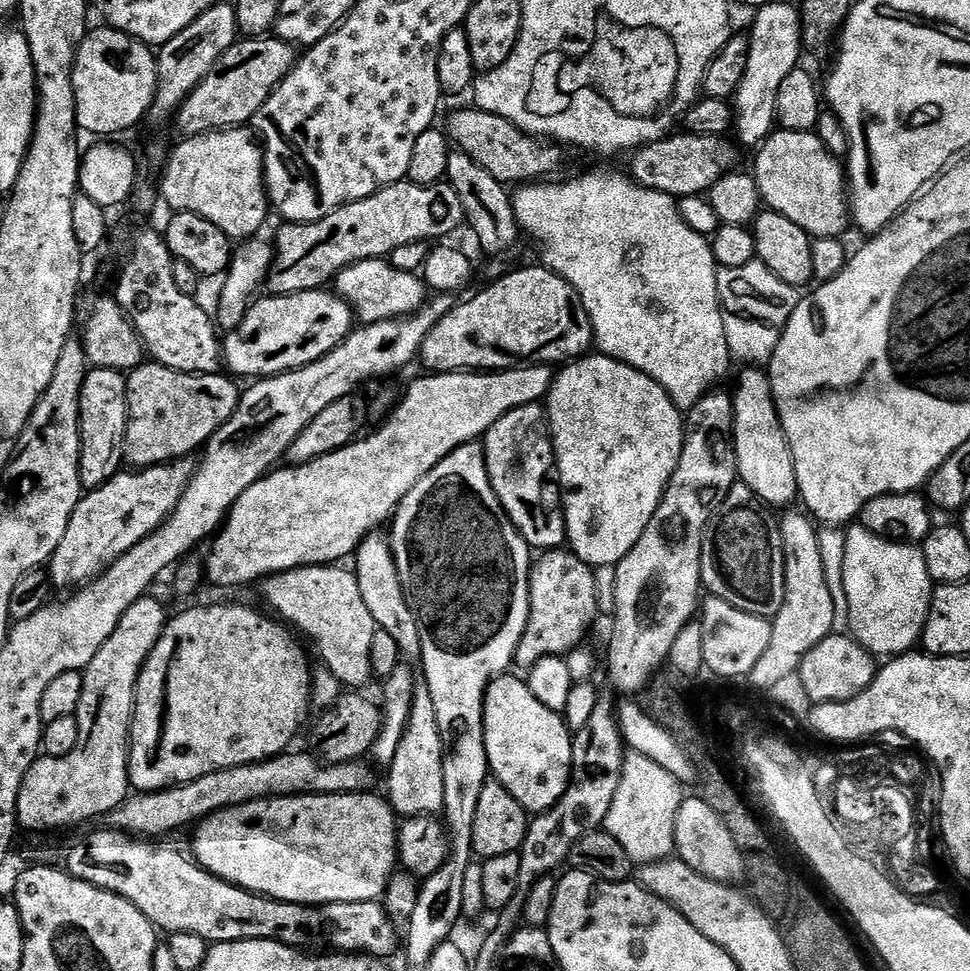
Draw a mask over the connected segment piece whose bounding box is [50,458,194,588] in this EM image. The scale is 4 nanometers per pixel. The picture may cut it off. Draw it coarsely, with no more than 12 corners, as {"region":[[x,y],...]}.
{"region":[[187,459],[122,470],[85,493],[52,555],[80,588],[158,531]]}

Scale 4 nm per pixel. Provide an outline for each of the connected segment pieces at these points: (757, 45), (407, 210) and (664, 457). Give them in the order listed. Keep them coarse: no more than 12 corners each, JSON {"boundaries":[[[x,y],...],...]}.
{"boundaries":[[[755,9],[747,37],[752,64],[740,104],[756,116],[797,71],[800,9]],[[390,184],[285,223],[267,291],[439,241],[444,196]],[[595,354],[546,397],[566,544],[611,569],[680,465],[668,391]]]}

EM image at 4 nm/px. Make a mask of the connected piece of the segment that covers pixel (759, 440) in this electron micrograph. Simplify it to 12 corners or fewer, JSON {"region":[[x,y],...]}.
{"region":[[767,371],[730,396],[739,479],[768,504],[797,499]]}

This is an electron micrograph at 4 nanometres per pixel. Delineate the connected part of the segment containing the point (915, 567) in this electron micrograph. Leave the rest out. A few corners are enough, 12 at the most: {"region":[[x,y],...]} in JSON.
{"region":[[846,532],[847,631],[873,657],[921,643],[923,551]]}

